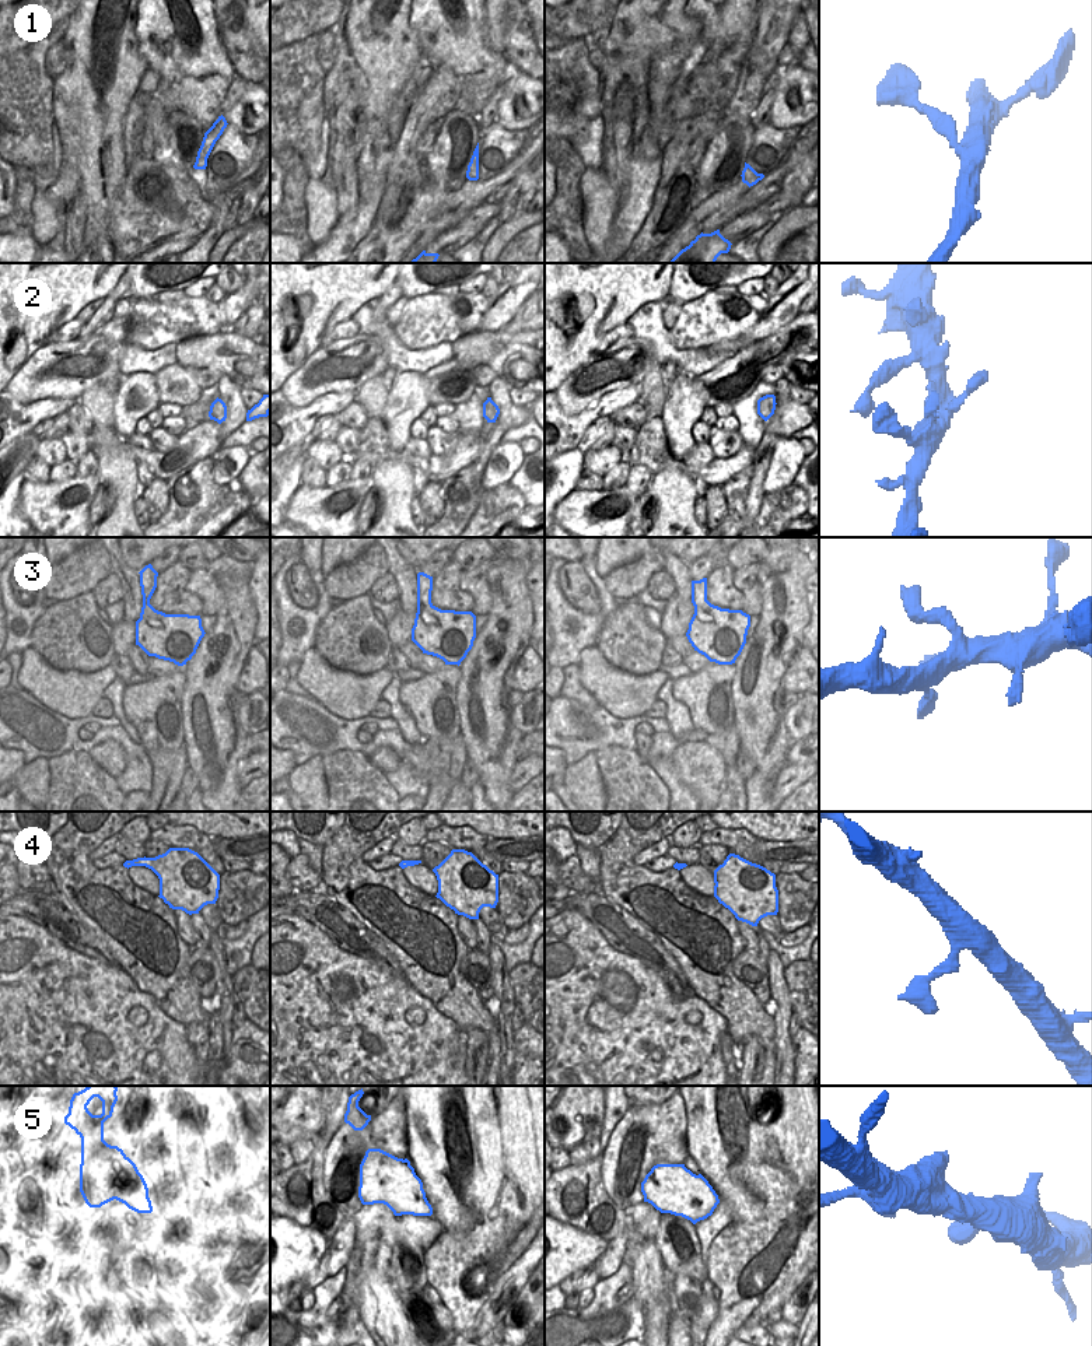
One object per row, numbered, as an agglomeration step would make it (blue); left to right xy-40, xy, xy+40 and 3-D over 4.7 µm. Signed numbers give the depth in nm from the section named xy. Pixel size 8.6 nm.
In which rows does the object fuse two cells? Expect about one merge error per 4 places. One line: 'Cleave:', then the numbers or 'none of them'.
Cleave: none of them

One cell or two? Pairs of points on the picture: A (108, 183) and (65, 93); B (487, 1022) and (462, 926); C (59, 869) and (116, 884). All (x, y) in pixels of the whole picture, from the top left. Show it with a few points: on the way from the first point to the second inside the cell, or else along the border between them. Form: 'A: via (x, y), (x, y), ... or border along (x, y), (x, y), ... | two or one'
A: via (93, 161), (91, 123), (87, 115) | one
B: border along (459, 915), (457, 931), (469, 949) | two
C: via (73, 879), (76, 882), (102, 884) | one

